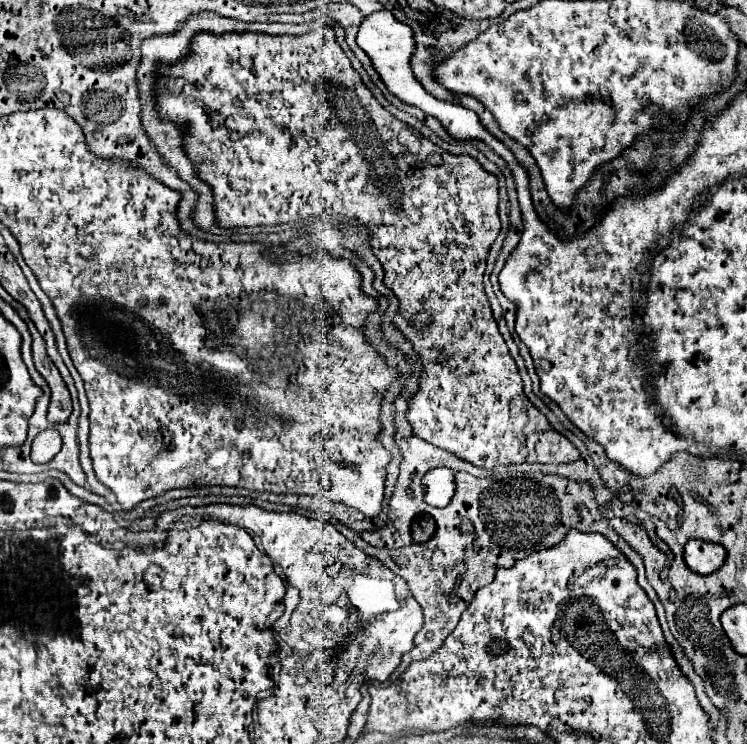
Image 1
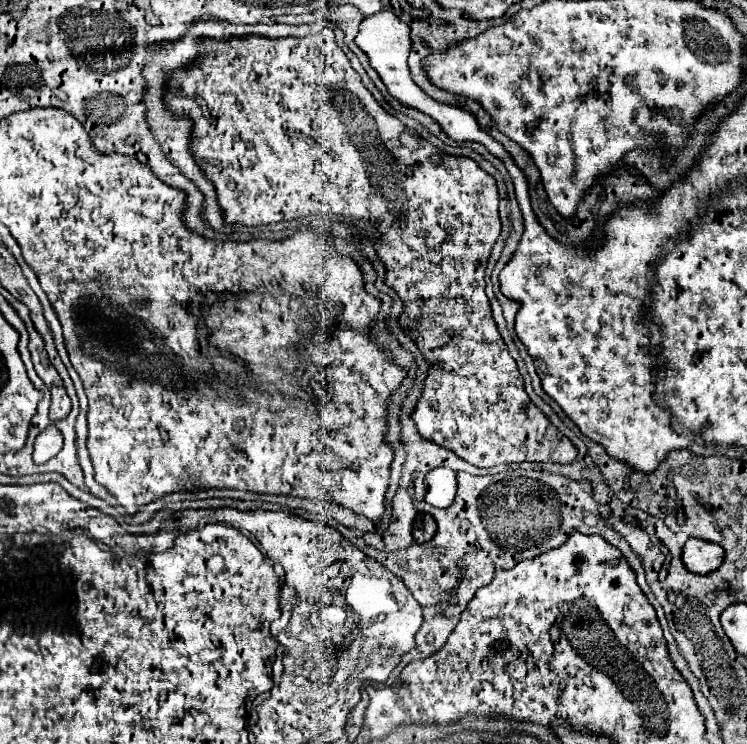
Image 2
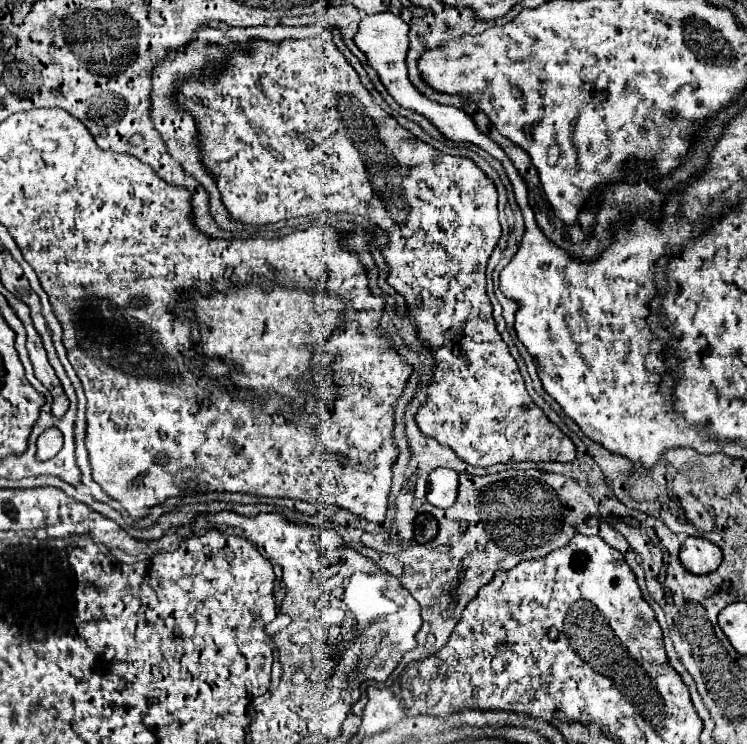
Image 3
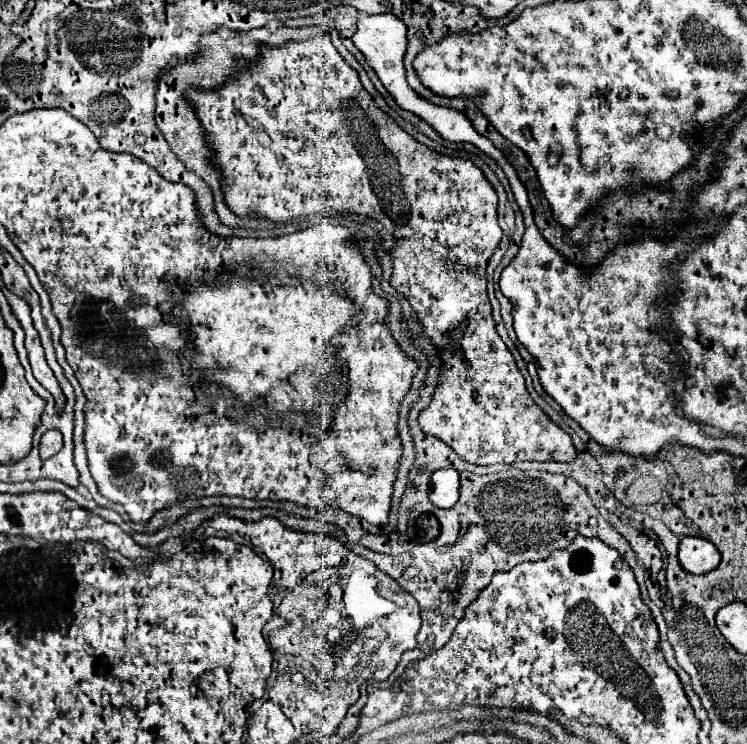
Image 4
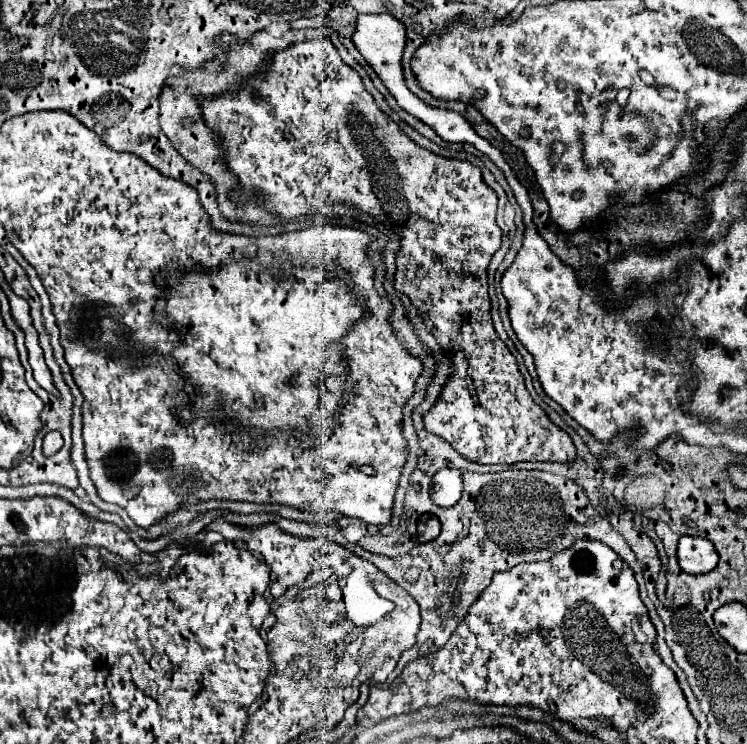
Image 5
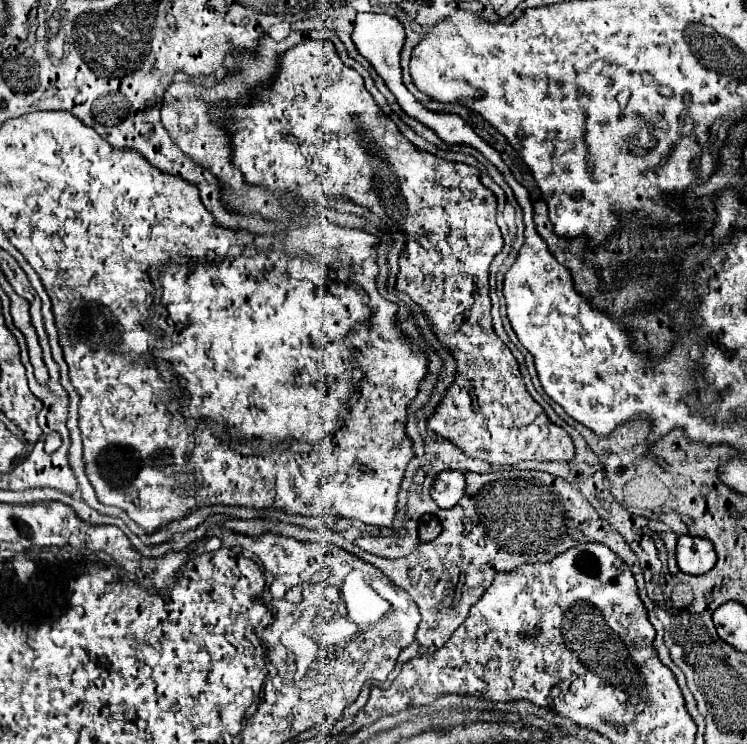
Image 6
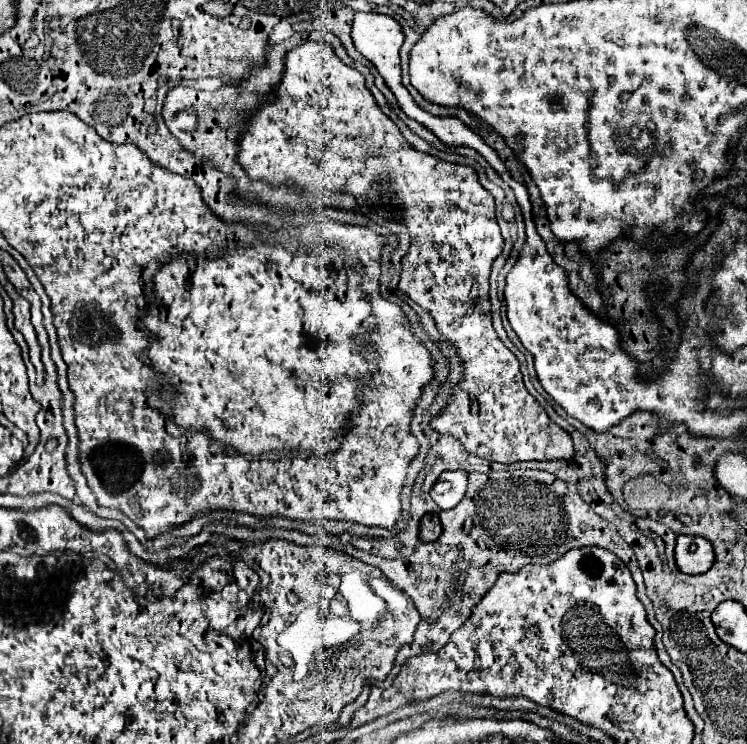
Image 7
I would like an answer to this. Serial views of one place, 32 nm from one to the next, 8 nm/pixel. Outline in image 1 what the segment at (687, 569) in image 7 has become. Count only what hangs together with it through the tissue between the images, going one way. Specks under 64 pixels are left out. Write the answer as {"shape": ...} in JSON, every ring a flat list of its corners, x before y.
{"shape":[[688,540,684,546,684,562,696,574,712,574,726,560,726,550,720,544,706,540]]}

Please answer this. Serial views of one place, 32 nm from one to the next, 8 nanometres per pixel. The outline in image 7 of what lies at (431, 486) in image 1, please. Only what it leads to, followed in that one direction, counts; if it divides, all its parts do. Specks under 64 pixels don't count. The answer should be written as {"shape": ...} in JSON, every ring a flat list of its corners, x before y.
{"shape":[[464,470,442,472,430,496,442,510,452,510,464,498,466,488,468,488,468,474]]}

